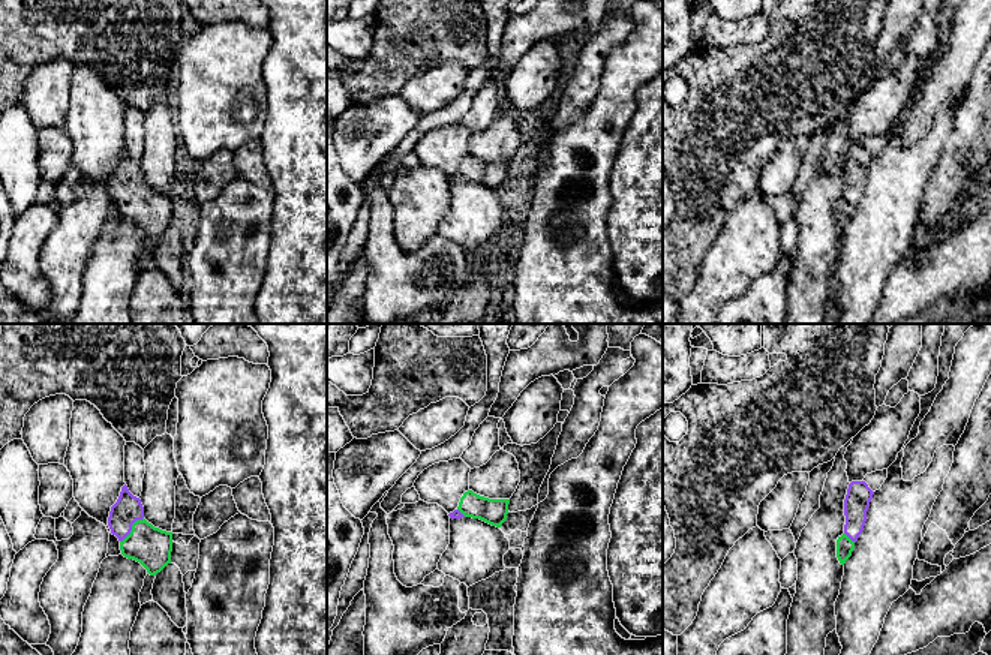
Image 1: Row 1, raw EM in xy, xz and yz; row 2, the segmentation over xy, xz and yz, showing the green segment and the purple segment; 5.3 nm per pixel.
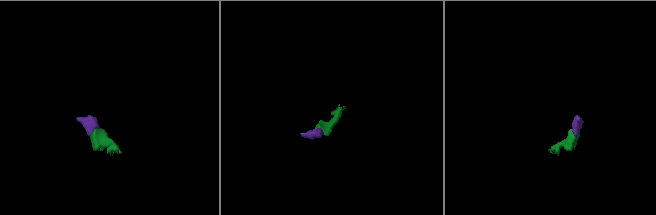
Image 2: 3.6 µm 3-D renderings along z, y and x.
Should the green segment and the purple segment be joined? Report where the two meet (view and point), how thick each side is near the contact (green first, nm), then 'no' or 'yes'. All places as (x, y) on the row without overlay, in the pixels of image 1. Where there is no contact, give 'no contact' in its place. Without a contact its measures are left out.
xy (132, 192) | 220/150 nm | yes

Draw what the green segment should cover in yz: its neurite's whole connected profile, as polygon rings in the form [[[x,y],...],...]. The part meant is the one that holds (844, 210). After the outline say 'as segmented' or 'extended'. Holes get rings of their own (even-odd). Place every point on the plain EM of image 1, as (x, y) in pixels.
[[[888,133],[867,138],[862,145],[852,145],[844,163],[844,198],[837,204],[837,222],[841,229],[852,220],[855,207],[864,195],[873,159],[888,142]]] | extended

